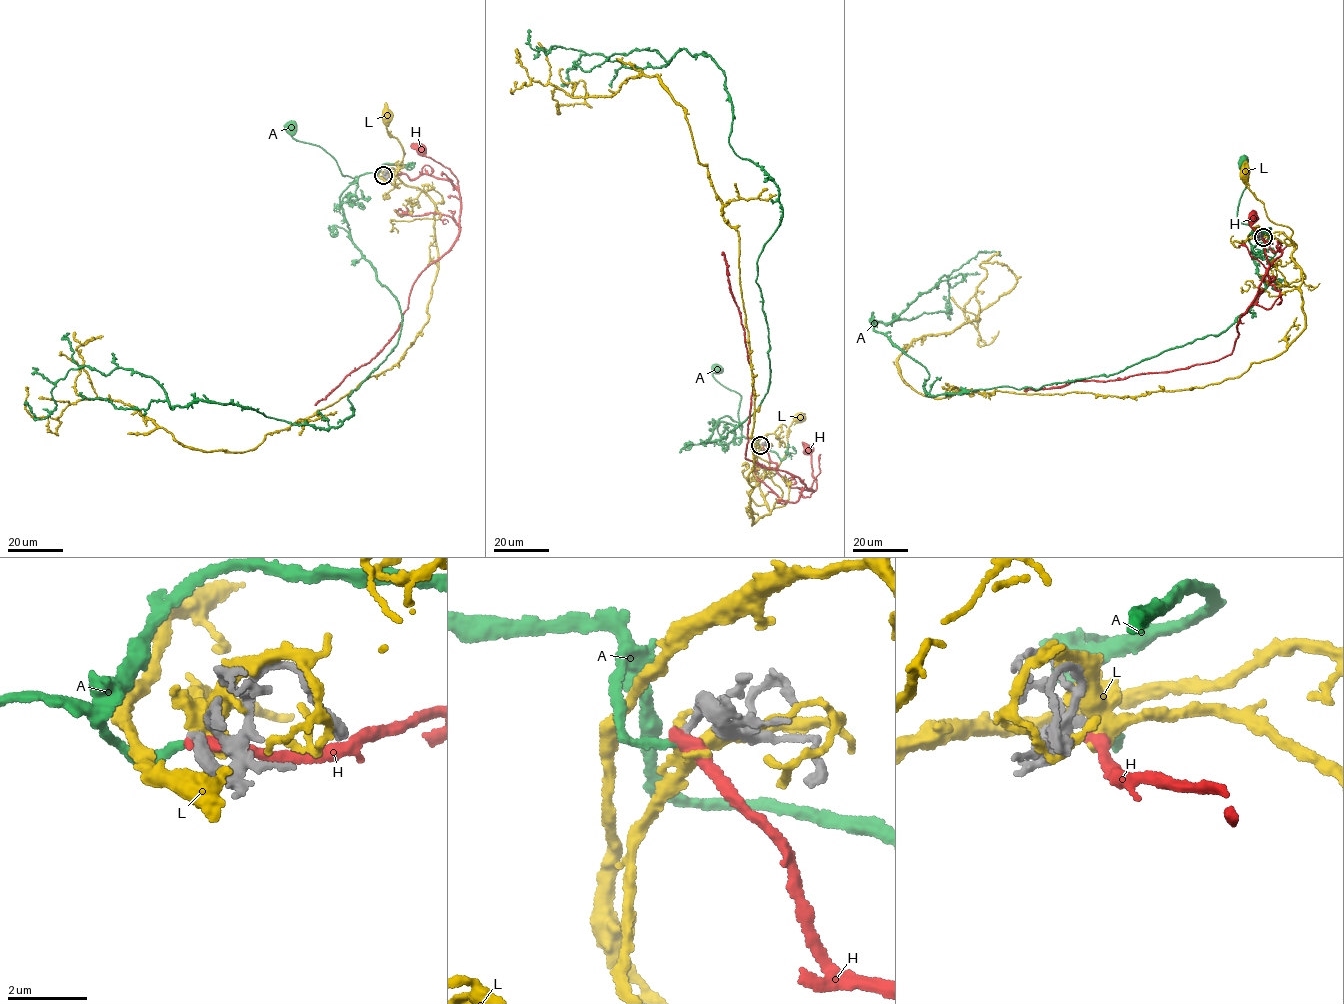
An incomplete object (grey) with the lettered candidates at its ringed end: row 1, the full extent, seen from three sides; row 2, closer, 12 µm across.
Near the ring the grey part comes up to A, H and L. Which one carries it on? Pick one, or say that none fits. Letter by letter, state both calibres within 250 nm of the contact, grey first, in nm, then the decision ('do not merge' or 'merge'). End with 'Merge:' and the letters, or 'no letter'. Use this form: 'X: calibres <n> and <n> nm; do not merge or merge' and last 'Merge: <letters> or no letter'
A: calibres 240 and 220 nm; merge
H: calibres 260 and 340 nm; do not merge
L: calibres 260 and 360 nm; do not merge
Merge: A

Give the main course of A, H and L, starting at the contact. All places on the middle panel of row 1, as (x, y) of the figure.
A: (761, 445), (757, 445), (756, 438), (741, 434), (738, 413), (742, 396), (715, 380), (712, 373), (716, 369)
H: (761, 445), (769, 459), (776, 463), (777, 473), (786, 483), (814, 491), (817, 486), (809, 450)
L: (761, 445), (755, 477), (769, 478), (776, 472), (788, 450), (790, 426), (800, 416)

